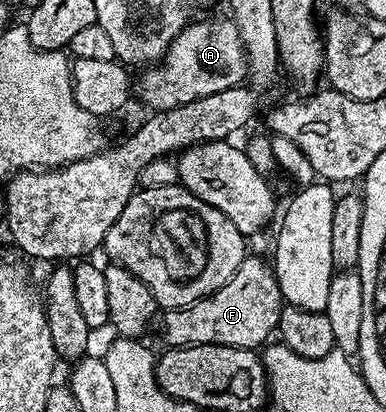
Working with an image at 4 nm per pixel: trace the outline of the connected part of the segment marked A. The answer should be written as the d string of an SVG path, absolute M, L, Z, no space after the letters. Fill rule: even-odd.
M231 18L199 20L188 23L174 38L164 57L145 67L140 80L138 76L138 96L140 92L149 109L177 108L186 102L218 94L218 90L230 90L245 83L249 75L248 59L236 23Z

